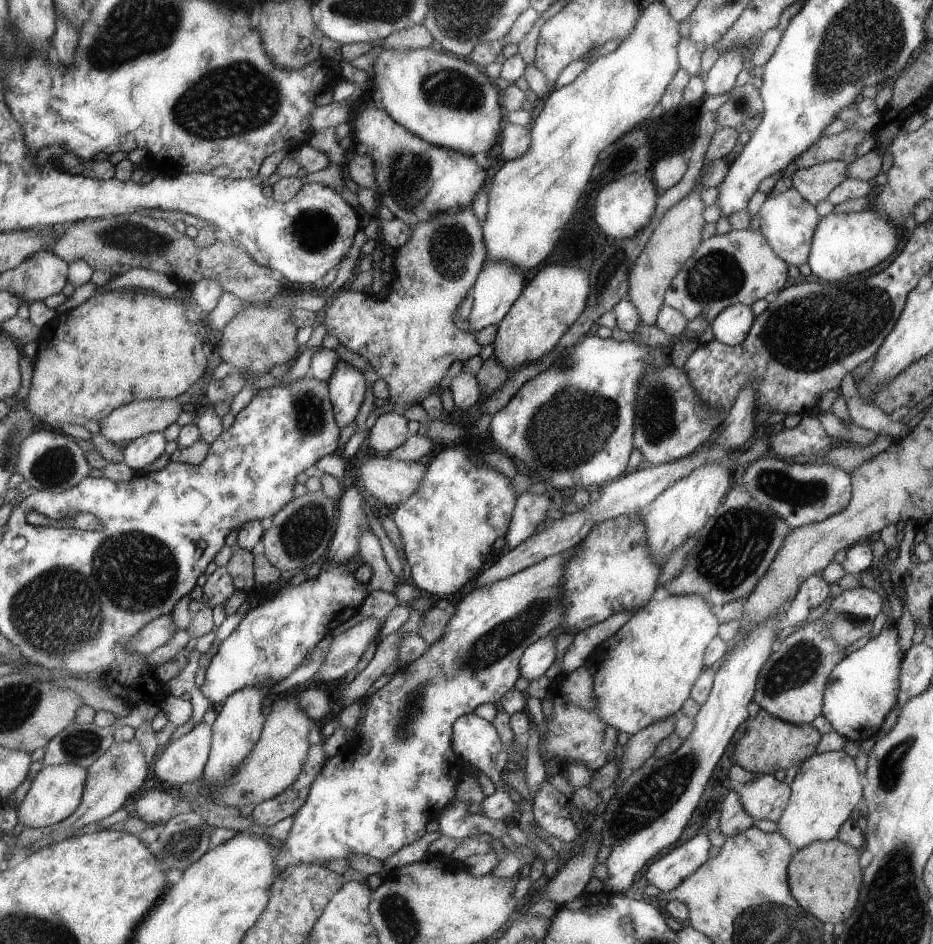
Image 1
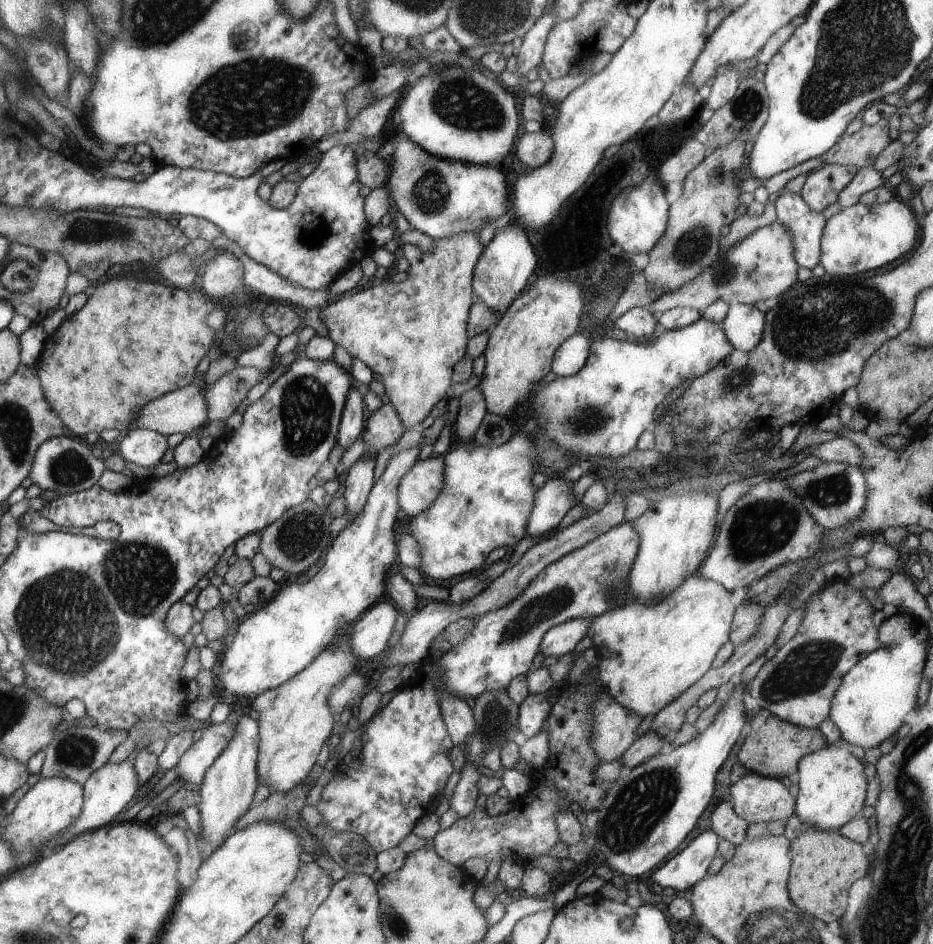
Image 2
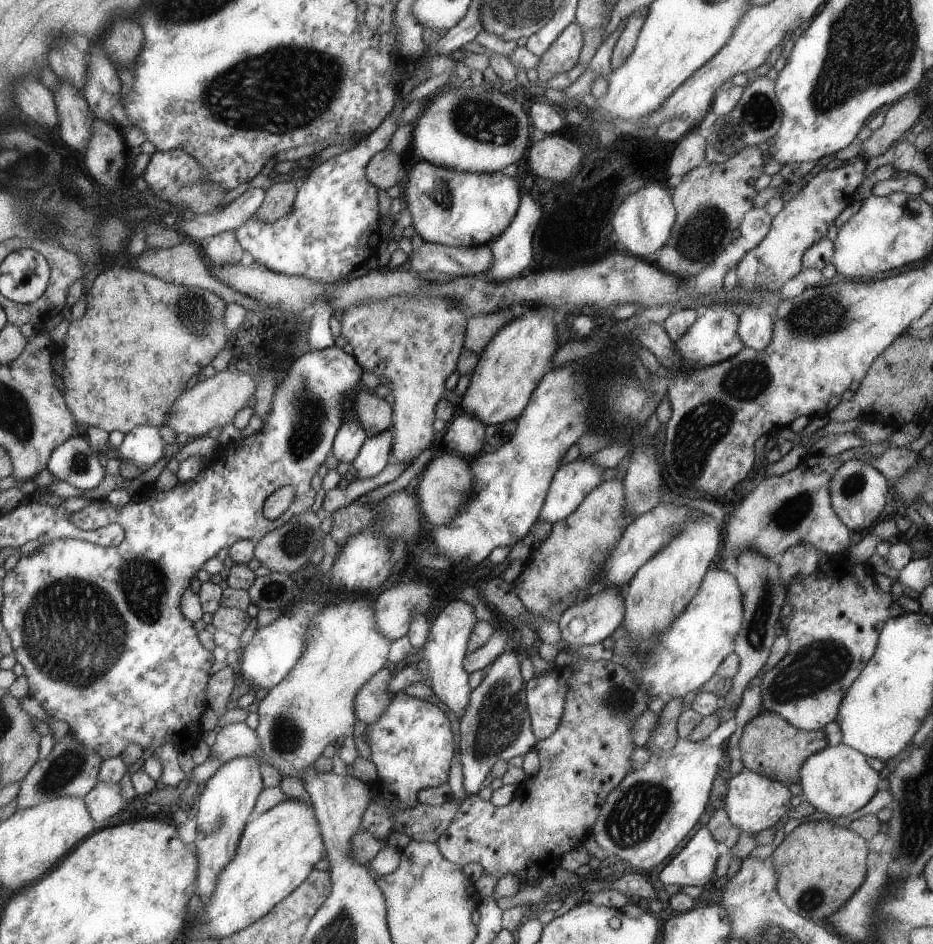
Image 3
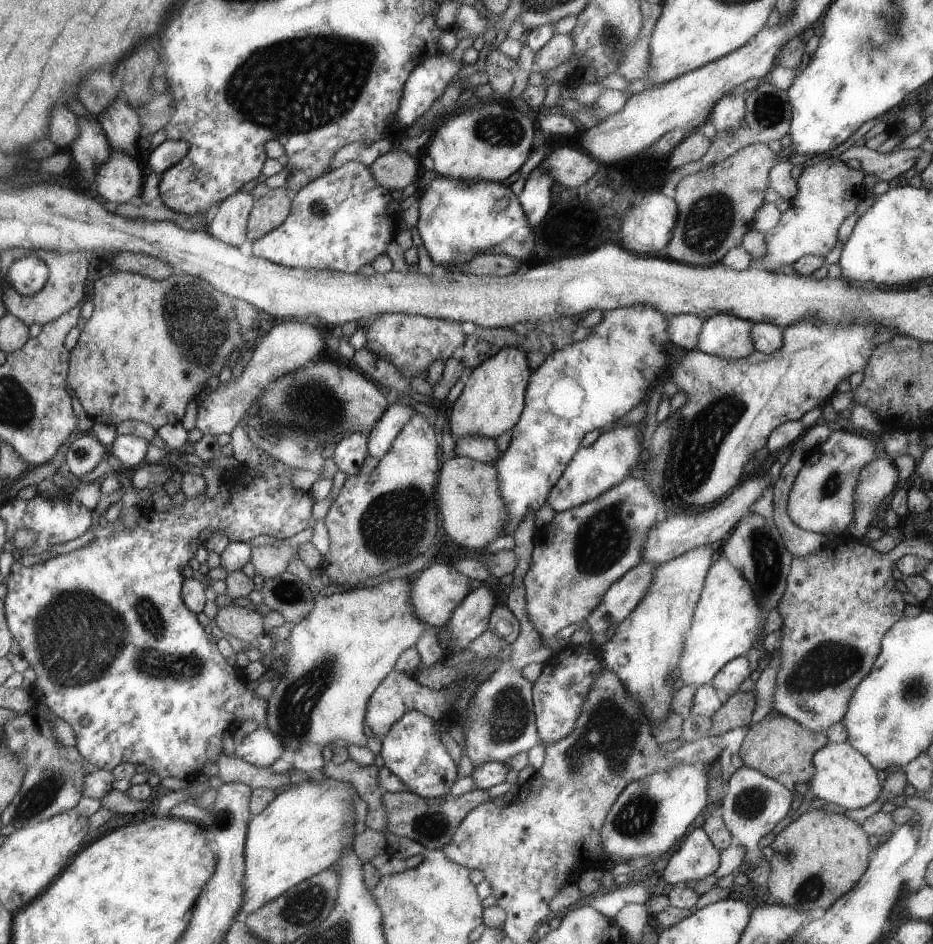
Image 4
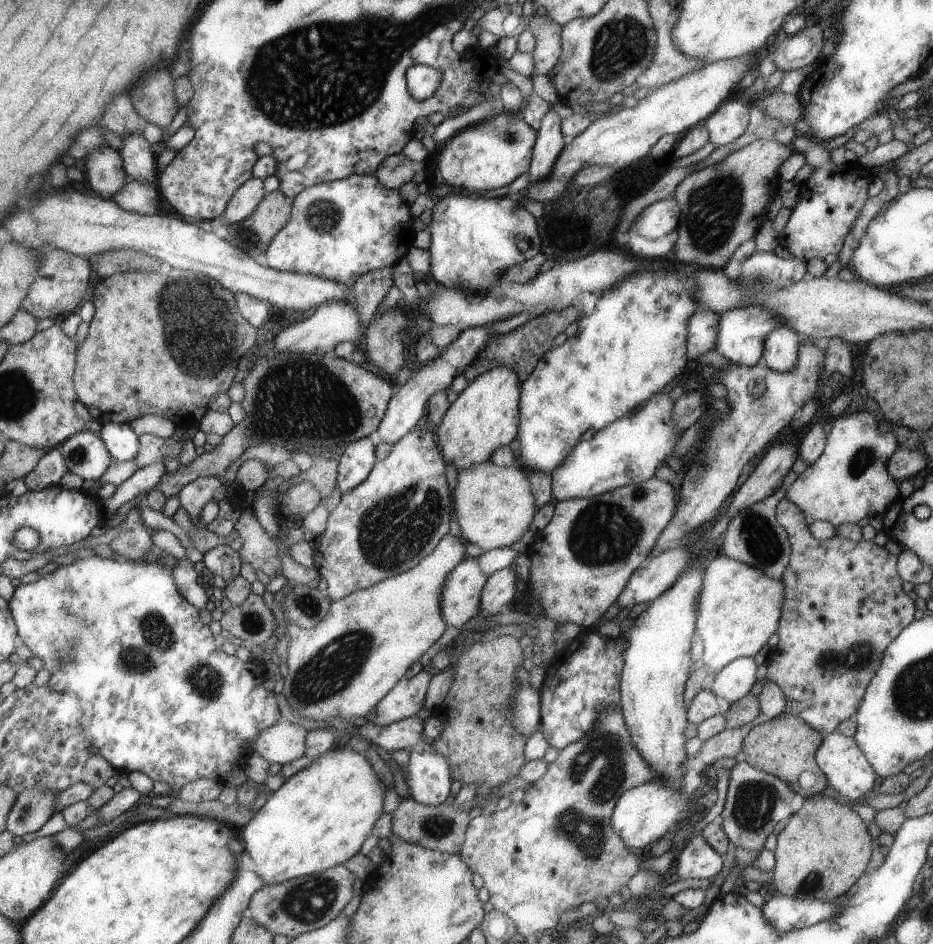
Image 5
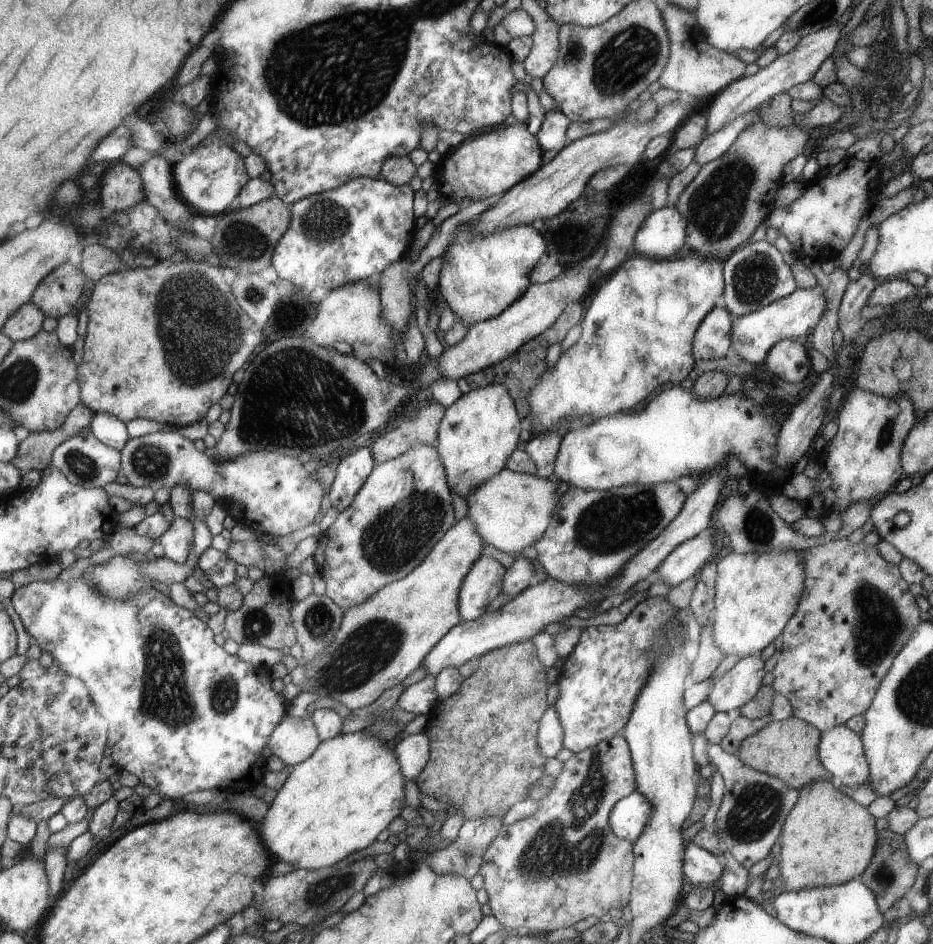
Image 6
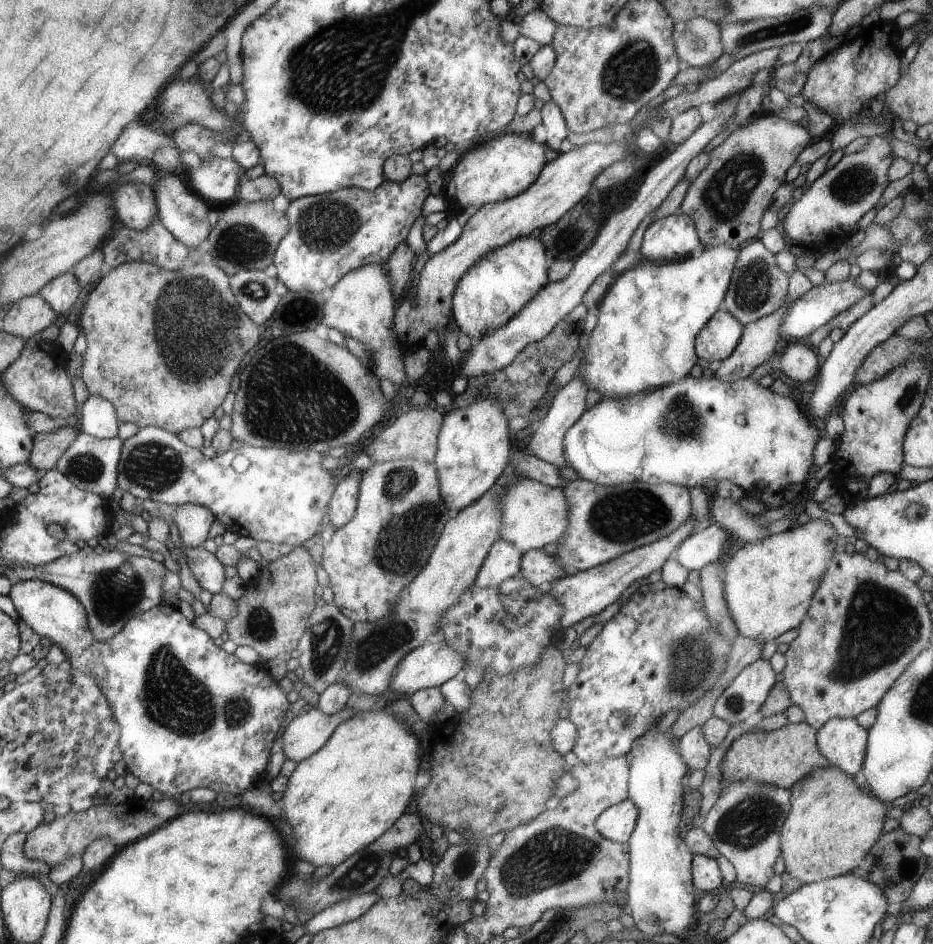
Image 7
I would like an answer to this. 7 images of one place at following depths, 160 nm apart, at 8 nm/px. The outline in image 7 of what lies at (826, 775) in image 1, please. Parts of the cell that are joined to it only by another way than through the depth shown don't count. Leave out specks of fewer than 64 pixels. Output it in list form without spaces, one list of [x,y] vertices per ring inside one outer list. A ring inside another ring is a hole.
[[[832,718],[817,732],[817,748],[830,765],[855,777],[865,760],[866,728],[854,718]]]

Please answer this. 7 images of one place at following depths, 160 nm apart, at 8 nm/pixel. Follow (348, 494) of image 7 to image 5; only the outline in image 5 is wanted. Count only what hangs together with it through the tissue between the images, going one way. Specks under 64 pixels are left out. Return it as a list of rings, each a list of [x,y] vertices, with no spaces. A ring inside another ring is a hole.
[[[366,437],[349,444],[342,454],[337,468],[337,485],[341,494],[349,493],[362,484],[376,464],[373,438]]]

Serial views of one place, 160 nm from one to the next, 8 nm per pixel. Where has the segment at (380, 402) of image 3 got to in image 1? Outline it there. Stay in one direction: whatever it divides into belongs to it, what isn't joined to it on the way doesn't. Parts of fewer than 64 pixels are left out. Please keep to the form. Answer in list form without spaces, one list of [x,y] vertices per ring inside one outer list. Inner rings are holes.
[[[396,411],[382,414],[376,424],[368,430],[370,448],[377,452],[377,455],[387,455],[400,448],[410,438],[409,421],[410,417]]]

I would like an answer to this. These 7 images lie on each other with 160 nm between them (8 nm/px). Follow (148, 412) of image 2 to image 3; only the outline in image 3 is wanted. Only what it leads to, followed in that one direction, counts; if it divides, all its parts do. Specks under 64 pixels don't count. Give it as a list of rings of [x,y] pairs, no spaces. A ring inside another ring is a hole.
[[[222,371],[211,378],[201,378],[193,388],[186,388],[174,402],[173,411],[164,426],[170,426],[176,434],[186,433],[195,440],[208,436],[212,428],[223,428],[226,424],[233,424],[234,417],[242,408],[251,406],[256,392],[256,380],[248,372]]]

